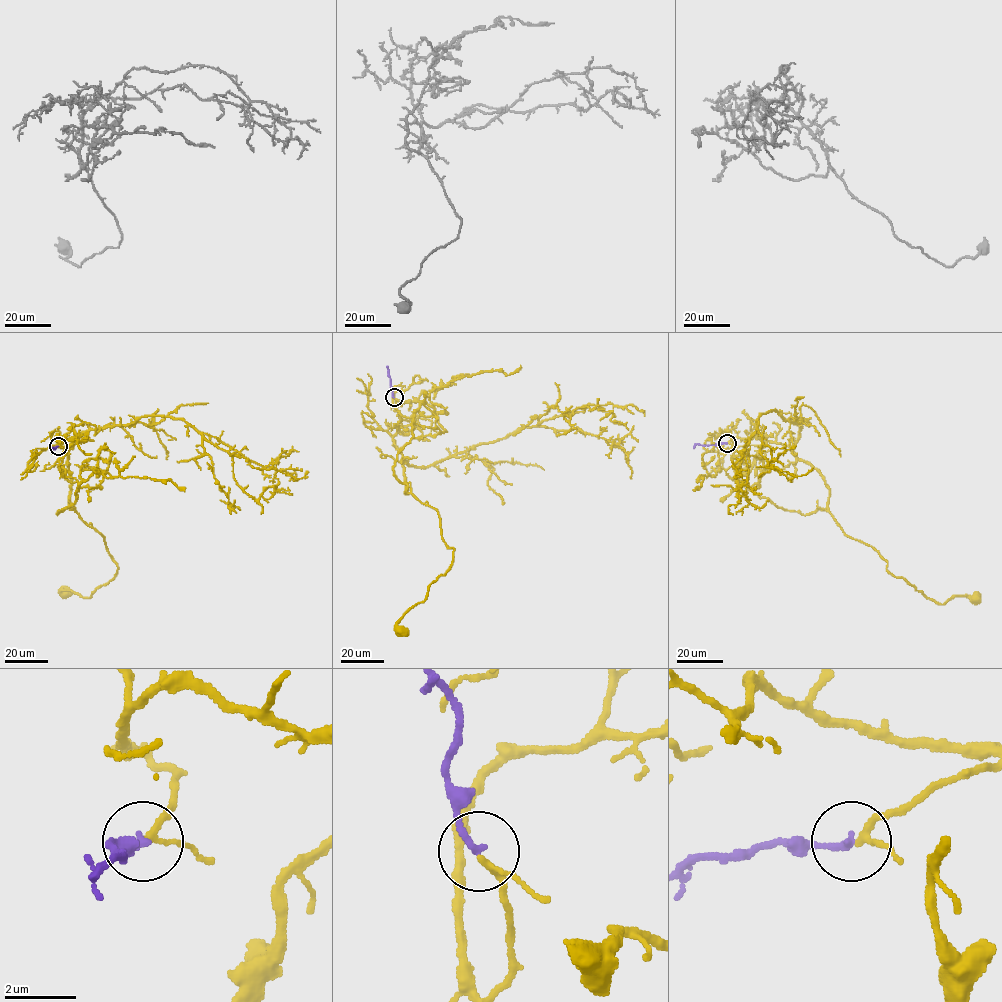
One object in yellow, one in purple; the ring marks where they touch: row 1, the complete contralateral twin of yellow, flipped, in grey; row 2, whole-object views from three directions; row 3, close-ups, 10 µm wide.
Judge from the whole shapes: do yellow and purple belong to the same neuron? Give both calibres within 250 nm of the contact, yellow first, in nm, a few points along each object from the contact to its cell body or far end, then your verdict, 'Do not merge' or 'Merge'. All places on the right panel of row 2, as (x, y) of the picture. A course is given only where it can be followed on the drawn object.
Thickness 140 nm (yellow) against 200 nm. Course of yellow: (727, 443), (790, 447), (823, 478), (843, 532), (889, 572), (941, 604), (974, 598). Course of purple: (726, 443), (697, 444), (693, 447). Merge

